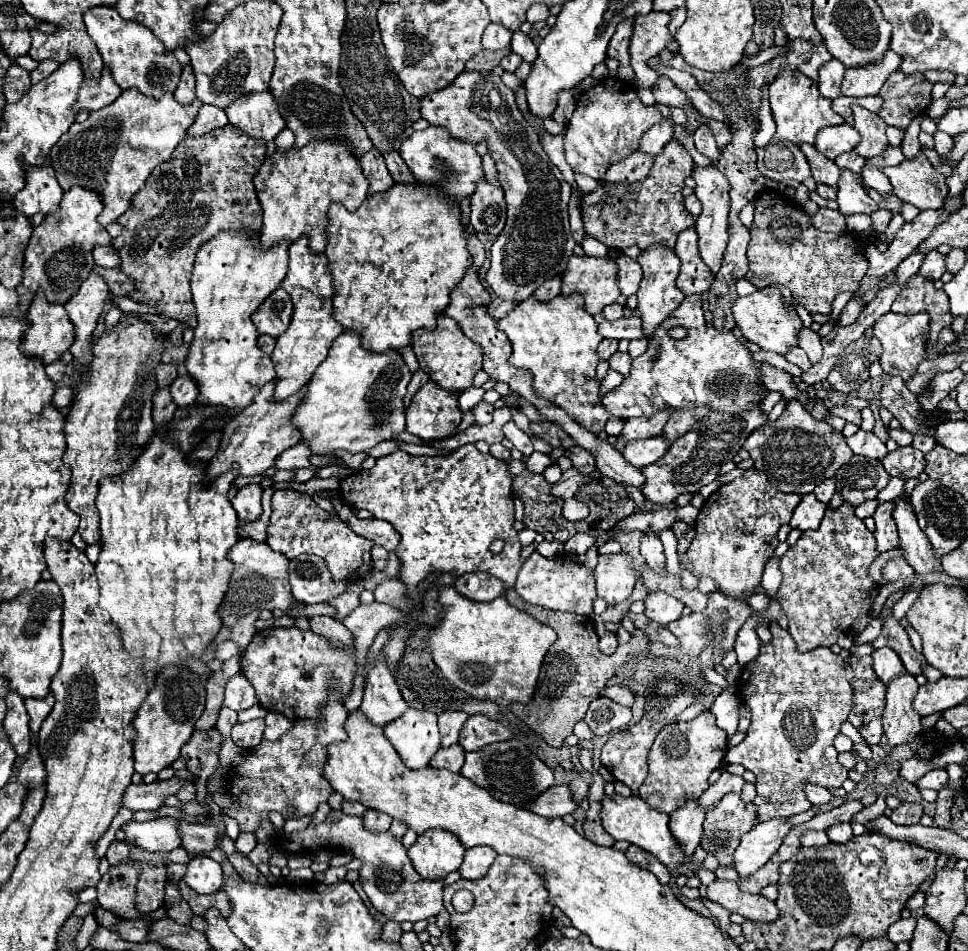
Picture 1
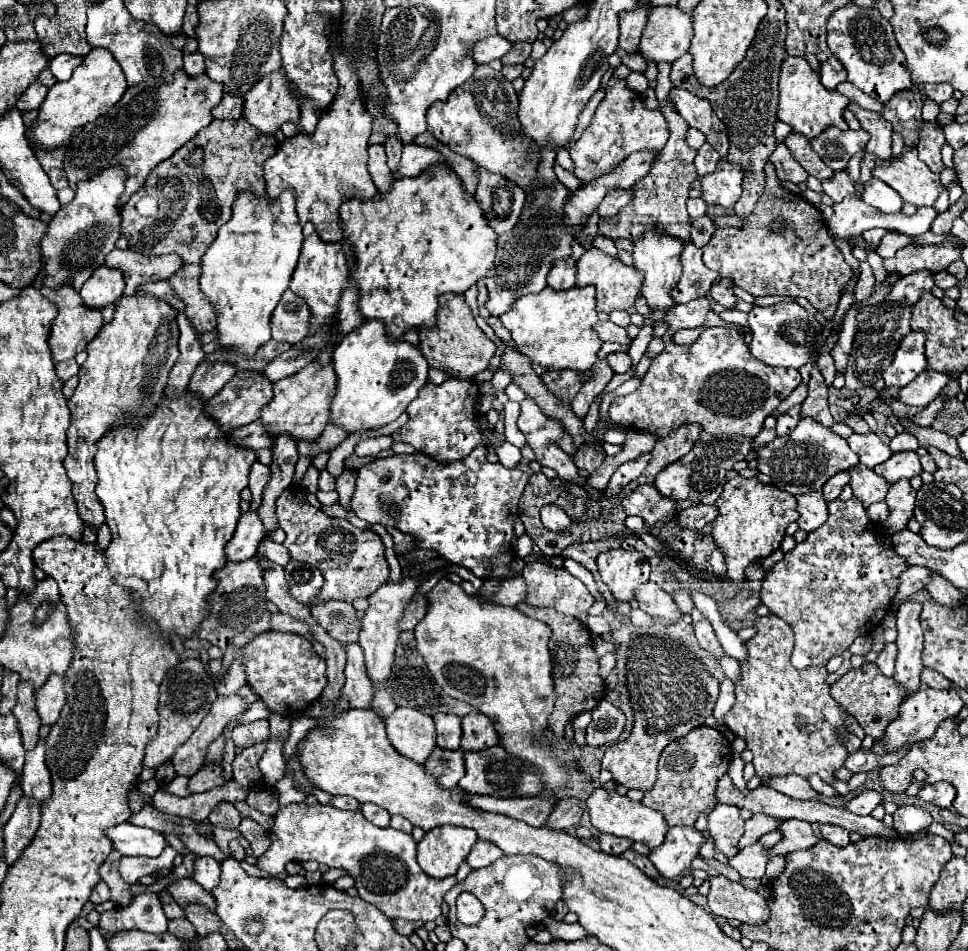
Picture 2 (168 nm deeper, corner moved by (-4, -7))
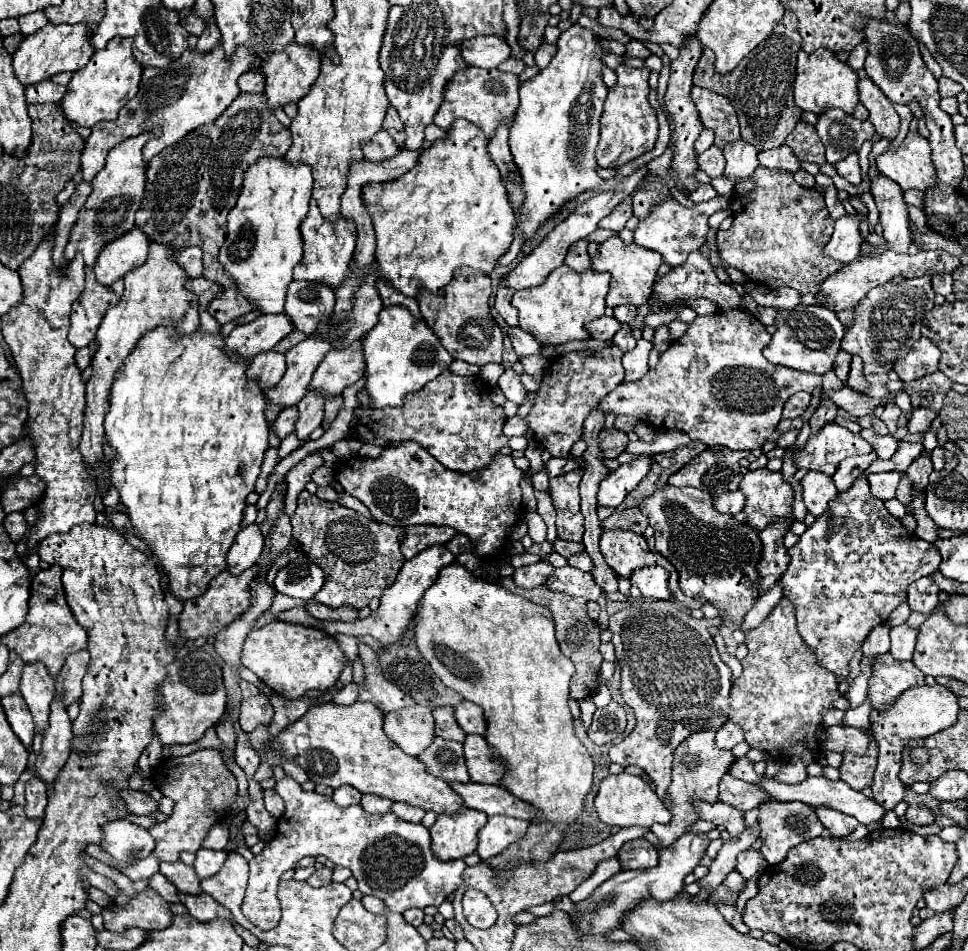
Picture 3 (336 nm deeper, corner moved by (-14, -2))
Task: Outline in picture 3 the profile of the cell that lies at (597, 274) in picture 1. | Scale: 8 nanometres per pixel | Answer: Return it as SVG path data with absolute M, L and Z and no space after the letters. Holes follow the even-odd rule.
M618 235L606 239L600 249L598 255L592 259L592 269L596 271L606 271L612 275L610 281L610 291L606 297L606 305L608 307L616 307L616 305L642 305L648 301L650 293L652 293L652 285L656 281L656 273L658 267L662 265L662 257L656 251L648 251L636 243L624 243Z

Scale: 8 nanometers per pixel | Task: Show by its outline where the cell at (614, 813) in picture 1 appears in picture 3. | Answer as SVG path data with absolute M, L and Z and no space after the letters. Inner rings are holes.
M628 773L608 775L600 783L594 805L596 805L600 819L610 827L614 827L614 825L618 825L618 827L630 827L630 825L652 827L654 823L670 823L670 817L672 817L672 813L664 807L664 803L650 789L650 785L646 781L642 781L642 777L628 775Z

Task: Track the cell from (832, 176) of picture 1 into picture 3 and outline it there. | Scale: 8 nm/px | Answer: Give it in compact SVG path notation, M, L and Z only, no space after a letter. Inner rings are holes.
M798 123L794 127L794 131L786 137L786 145L792 147L794 155L800 161L808 161L808 163L818 163L824 165L824 145L816 133L816 129L808 123Z

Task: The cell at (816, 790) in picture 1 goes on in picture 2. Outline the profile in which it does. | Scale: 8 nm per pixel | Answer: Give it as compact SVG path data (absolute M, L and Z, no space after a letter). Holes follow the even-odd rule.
M788 774L788 776L780 776L780 778L774 778L768 782L774 790L794 798L794 800L822 800L822 796L808 784L806 778L802 776L794 776L794 774Z

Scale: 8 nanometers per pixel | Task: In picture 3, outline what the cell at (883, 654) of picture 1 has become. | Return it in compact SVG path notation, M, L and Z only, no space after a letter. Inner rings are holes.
M908 623L898 625L898 627L892 627L890 629L890 639L892 639L890 653L892 653L892 657L898 659L898 661L912 659L916 637L918 637L918 629L908 627Z

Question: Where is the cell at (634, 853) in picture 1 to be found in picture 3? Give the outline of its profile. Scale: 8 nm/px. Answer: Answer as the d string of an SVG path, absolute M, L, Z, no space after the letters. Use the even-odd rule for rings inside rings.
M646 839L628 841L618 853L622 869L644 869L658 865L658 851Z

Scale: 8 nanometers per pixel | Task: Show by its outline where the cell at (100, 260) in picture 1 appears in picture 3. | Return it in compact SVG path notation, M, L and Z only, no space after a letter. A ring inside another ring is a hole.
M186 247L180 253L176 253L176 261L180 263L180 267L194 279L194 277L202 277L204 265L202 265L202 249L200 247Z

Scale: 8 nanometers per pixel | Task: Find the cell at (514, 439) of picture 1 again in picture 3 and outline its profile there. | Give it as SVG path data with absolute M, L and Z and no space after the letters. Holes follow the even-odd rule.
M508 367L508 369L504 371L504 375L498 379L498 387L500 387L502 393L506 395L506 399L514 401L516 405L520 405L520 403L524 401L524 397L526 397L526 389L524 389L524 385L520 383L520 375L518 375L512 367Z

